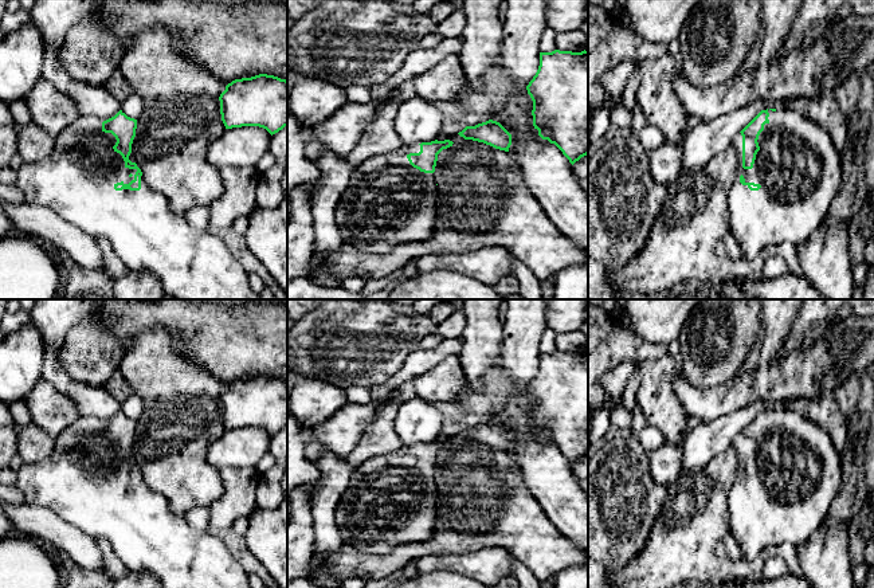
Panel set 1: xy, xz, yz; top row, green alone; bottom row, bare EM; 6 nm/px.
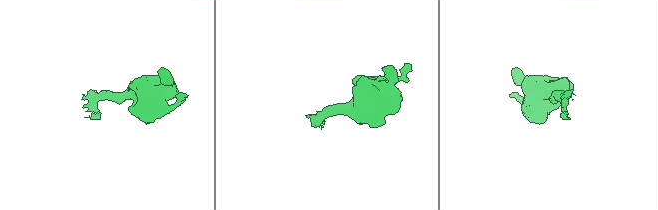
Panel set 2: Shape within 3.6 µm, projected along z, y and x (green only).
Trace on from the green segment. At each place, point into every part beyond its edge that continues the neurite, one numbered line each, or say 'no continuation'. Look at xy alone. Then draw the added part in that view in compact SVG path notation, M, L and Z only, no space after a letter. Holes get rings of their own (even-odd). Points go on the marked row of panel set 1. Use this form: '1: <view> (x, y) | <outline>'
1: xy (77, 181) | M79 117L54 138L55 148L47 160L24 162L20 166L15 185L23 192L26 203L50 209L91 238L107 239L129 270L150 270L161 281L165 294L176 299L260 299L260 295L250 289L248 274L226 242L208 228L191 226L185 213L173 212L166 196L149 188L144 176L140 191L114 189L117 183L129 184L134 180L137 169L125 166L122 156L113 149L115 137L102 130L102 122L97 117Z

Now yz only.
1: yz (799, 169) | M768 110L769 122L759 136L760 150L752 169L742 168L742 136L736 134L737 176L728 193L729 231L741 246L742 258L752 260L763 248L792 243L804 243L828 217L831 204L842 184L842 156L824 128L796 110Z

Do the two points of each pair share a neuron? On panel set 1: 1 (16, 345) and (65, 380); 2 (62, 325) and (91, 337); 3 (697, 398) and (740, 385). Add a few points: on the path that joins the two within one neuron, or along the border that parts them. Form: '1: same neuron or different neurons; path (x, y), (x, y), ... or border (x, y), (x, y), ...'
1: different neurons; border (46, 349), (40, 377)
2: different neurons; border (86, 313), (66, 334)
3: same neuron; path (708, 398), (729, 396)

